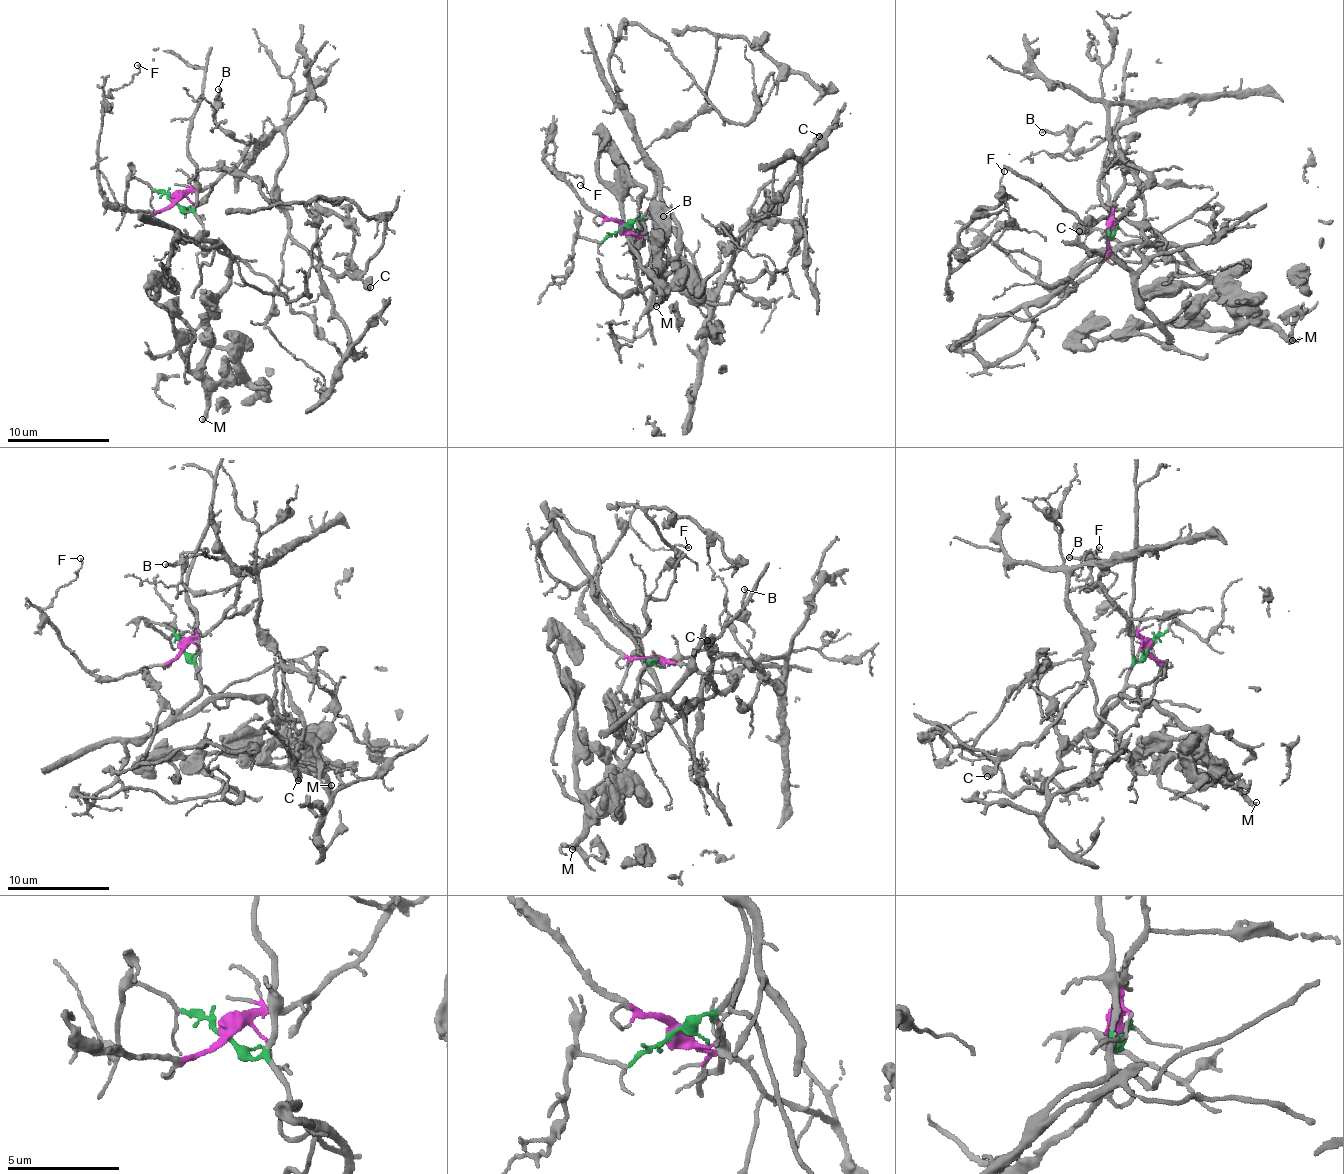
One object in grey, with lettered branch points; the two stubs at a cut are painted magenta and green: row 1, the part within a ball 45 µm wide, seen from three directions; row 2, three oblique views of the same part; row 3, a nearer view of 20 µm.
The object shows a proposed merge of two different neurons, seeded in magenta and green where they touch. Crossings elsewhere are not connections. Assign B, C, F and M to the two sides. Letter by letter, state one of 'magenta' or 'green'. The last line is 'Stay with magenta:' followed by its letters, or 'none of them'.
B: magenta
C: magenta
F: magenta
M: green
Stay with magenta: B, C, F

